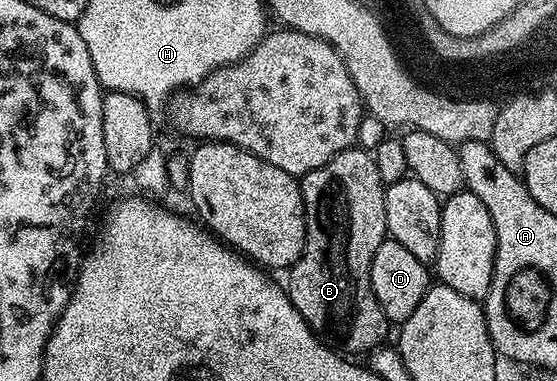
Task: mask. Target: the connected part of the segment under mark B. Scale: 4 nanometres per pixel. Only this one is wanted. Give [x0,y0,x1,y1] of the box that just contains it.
[287,148,391,355]

